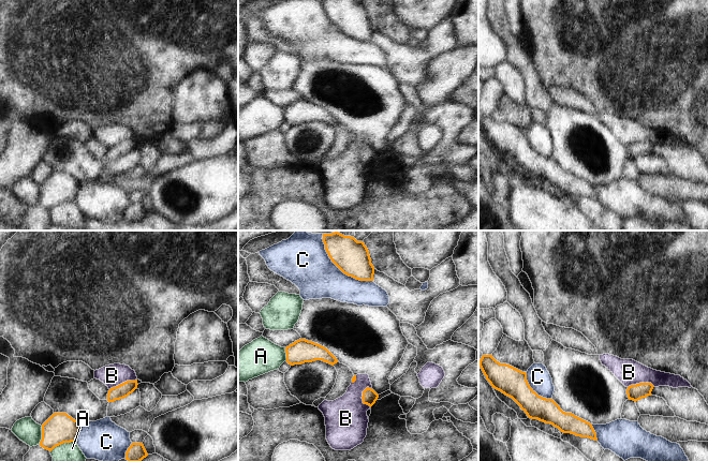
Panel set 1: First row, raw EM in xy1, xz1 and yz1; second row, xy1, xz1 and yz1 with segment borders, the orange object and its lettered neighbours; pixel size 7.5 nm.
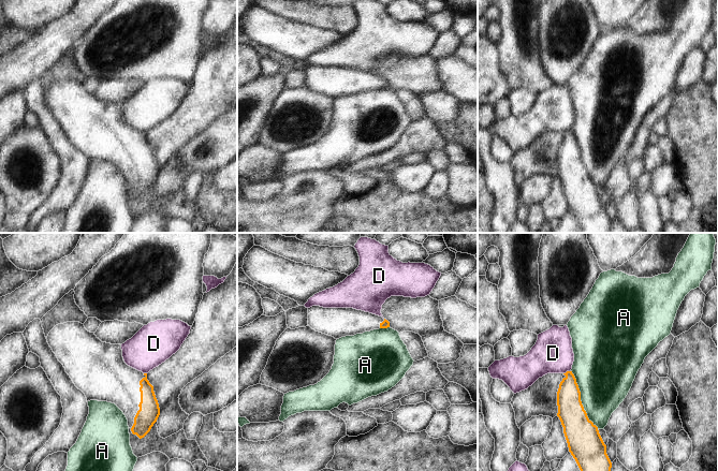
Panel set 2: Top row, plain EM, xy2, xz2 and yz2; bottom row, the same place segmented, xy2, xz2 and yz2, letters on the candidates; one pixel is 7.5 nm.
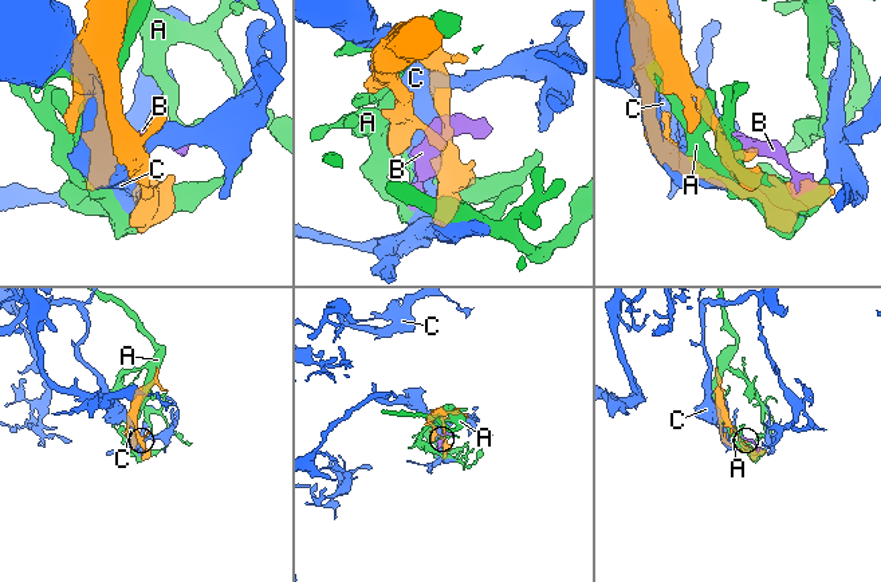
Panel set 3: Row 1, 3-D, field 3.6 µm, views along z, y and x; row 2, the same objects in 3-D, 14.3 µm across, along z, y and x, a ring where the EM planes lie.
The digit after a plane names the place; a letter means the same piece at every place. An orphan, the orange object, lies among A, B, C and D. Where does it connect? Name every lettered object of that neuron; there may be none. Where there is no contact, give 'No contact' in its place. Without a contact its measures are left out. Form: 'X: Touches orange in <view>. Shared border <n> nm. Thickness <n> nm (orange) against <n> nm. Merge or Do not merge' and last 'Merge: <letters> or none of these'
A: Touches orange in yz2. Shared border 480 nm. Thickness 240 nm (orange) against 420 nm. Do not merge
B: Touches orange in xz1. Shared border 160 nm. Thickness 110 nm (orange) against 320 nm. Do not merge
C: Touches orange in xz1. Shared border 500 nm. Thickness 260 nm (orange) against 320 nm. Do not merge
D: Touches orange in yz2. Shared border 60 nm. Thickness 180 nm (orange) against 300 nm. Do not merge
Merge: none of these.

